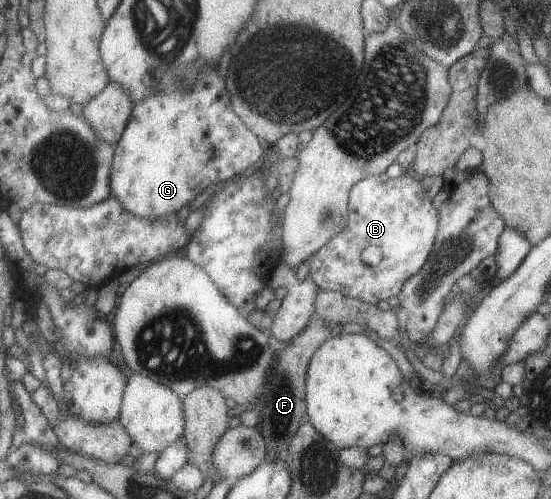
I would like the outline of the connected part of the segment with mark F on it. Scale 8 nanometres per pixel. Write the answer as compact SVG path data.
M313 317L307 327L293 338L293 342L275 353L266 383L262 387L262 403L257 409L258 428L264 439L267 460L283 461L288 447L301 423L308 421L305 403L305 373L313 352L332 336L332 330L321 318Z

